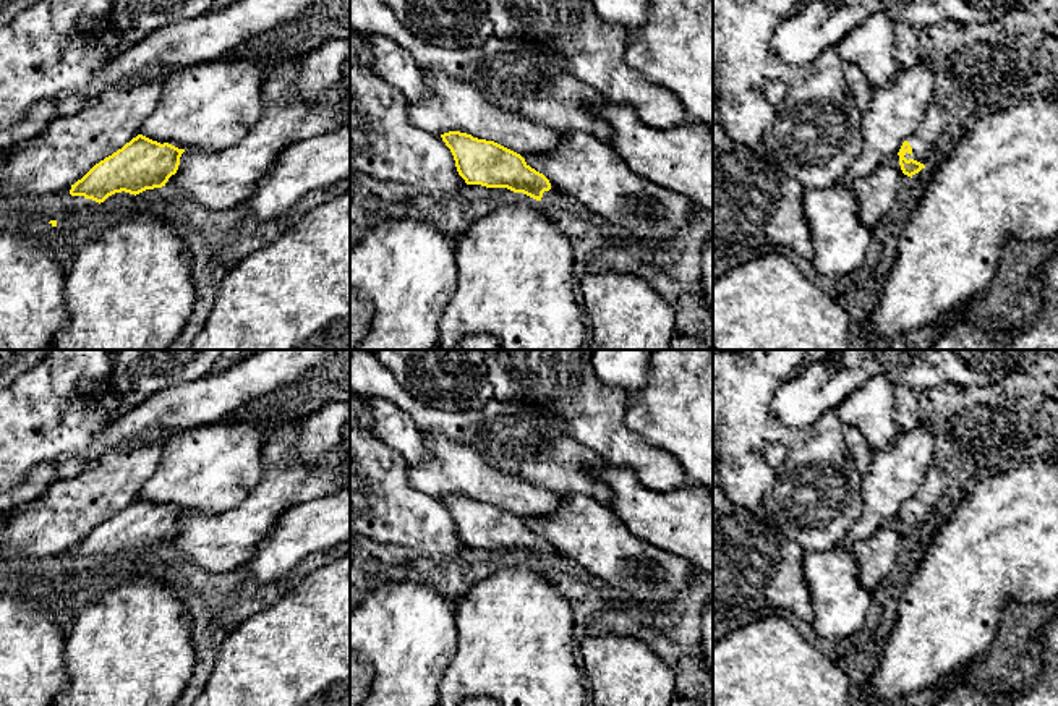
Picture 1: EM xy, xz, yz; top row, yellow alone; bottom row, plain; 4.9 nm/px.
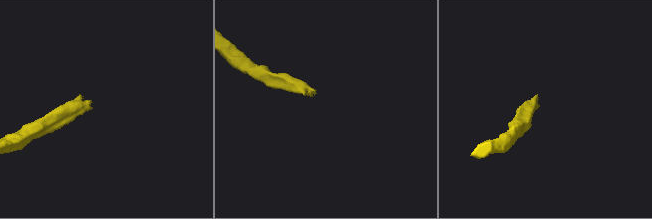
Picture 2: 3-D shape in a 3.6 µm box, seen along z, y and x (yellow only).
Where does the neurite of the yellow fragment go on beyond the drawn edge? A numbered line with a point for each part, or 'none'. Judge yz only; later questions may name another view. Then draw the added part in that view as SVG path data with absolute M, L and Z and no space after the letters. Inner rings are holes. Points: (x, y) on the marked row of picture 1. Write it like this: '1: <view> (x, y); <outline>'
1: yz (925, 140); M932 104L922 123L915 130L915 133L907 139L907 142L912 147L912 152L906 152L906 159L914 159L924 165L927 165L933 154L936 152L936 147L941 144L941 131L945 125L945 108L940 105Z

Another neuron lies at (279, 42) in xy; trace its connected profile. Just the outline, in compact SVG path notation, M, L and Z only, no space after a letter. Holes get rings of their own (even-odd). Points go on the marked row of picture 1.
M303 13L287 24L259 34L256 39L240 47L240 50L253 55L262 65L274 58L288 57L295 45L309 39L309 31L316 19L318 13Z

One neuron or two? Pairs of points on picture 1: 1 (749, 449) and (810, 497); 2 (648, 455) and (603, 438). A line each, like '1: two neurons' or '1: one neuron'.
1: one neuron
2: one neuron

